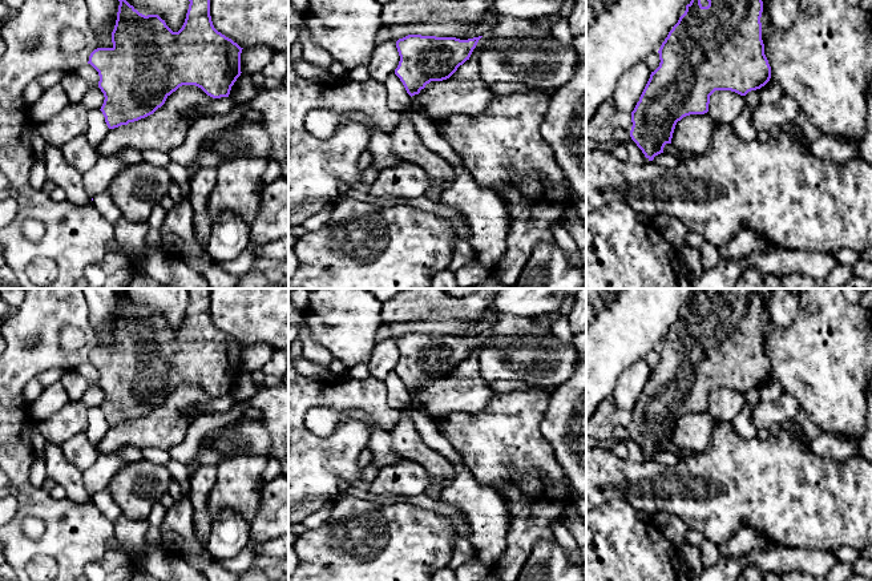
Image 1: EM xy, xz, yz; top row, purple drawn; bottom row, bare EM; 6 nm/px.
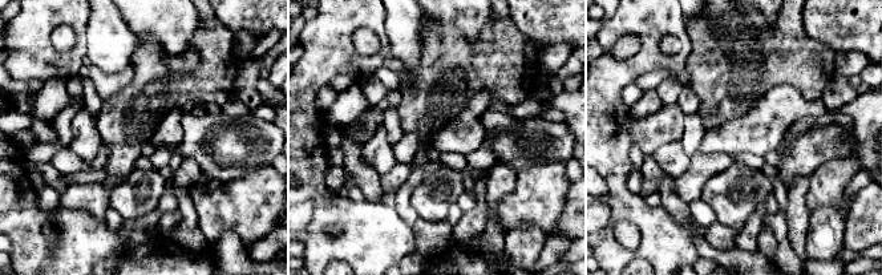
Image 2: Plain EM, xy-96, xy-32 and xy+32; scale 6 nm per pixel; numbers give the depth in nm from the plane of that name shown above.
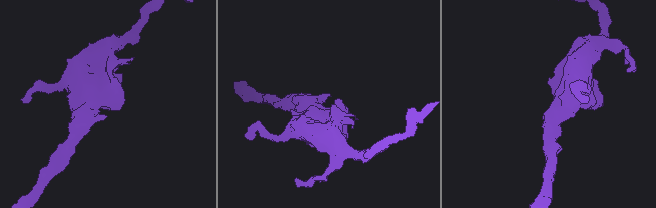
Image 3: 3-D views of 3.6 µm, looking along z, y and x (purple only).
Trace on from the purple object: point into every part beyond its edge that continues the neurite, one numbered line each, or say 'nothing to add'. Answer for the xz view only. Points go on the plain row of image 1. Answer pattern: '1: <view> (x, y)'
nothing to add

